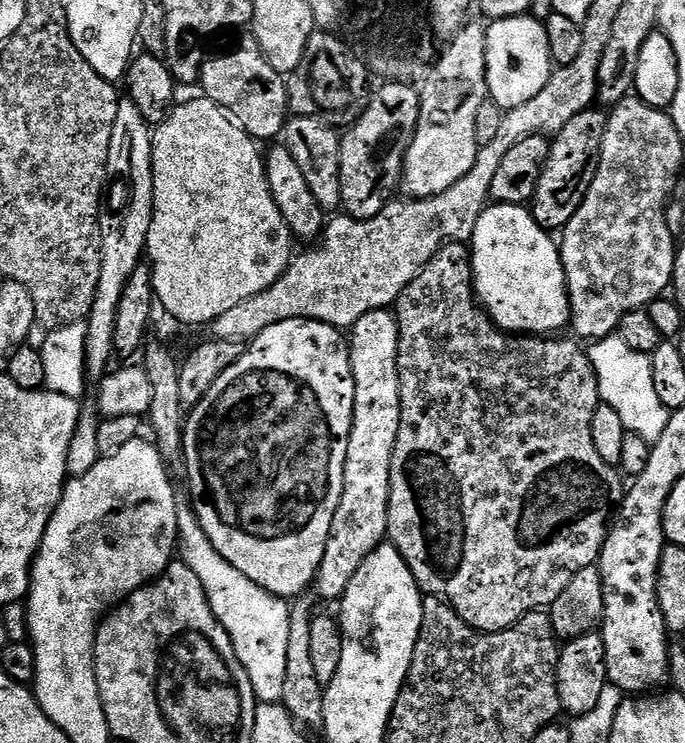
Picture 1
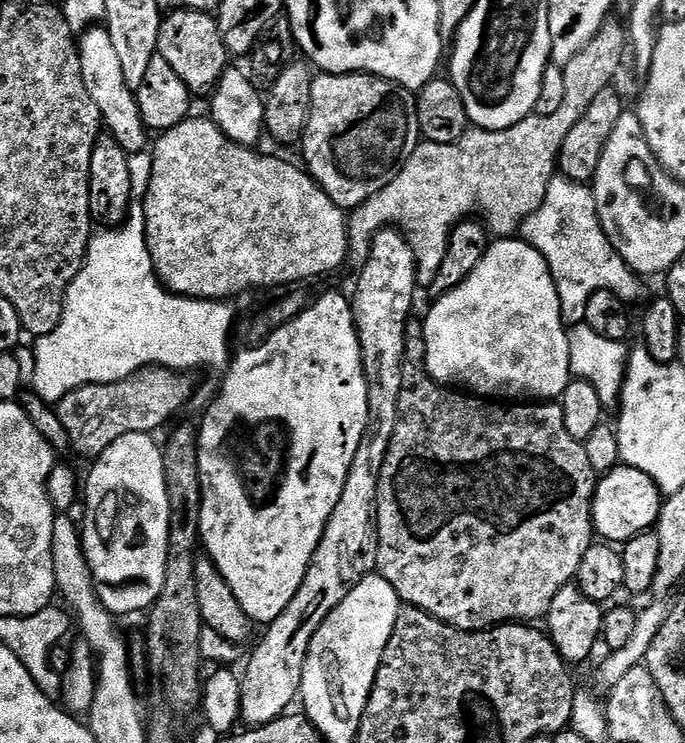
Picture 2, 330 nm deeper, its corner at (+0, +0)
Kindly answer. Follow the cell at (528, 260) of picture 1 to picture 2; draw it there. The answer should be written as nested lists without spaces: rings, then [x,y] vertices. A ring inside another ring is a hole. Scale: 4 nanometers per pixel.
[[[500,238],[495,242],[489,243],[486,254],[478,266],[454,290],[450,290],[445,296],[439,297],[435,301],[437,304],[428,312],[428,317],[423,317],[424,334],[422,343],[424,343],[425,356],[422,357],[422,363],[429,376],[438,384],[451,386],[456,390],[467,390],[480,398],[491,398],[496,402],[556,402],[562,393],[566,390],[568,381],[572,376],[572,367],[570,366],[570,342],[563,318],[560,317],[560,302],[558,290],[555,288],[554,278],[551,276],[550,266],[547,265],[546,258],[534,248],[527,244],[521,238]]]

